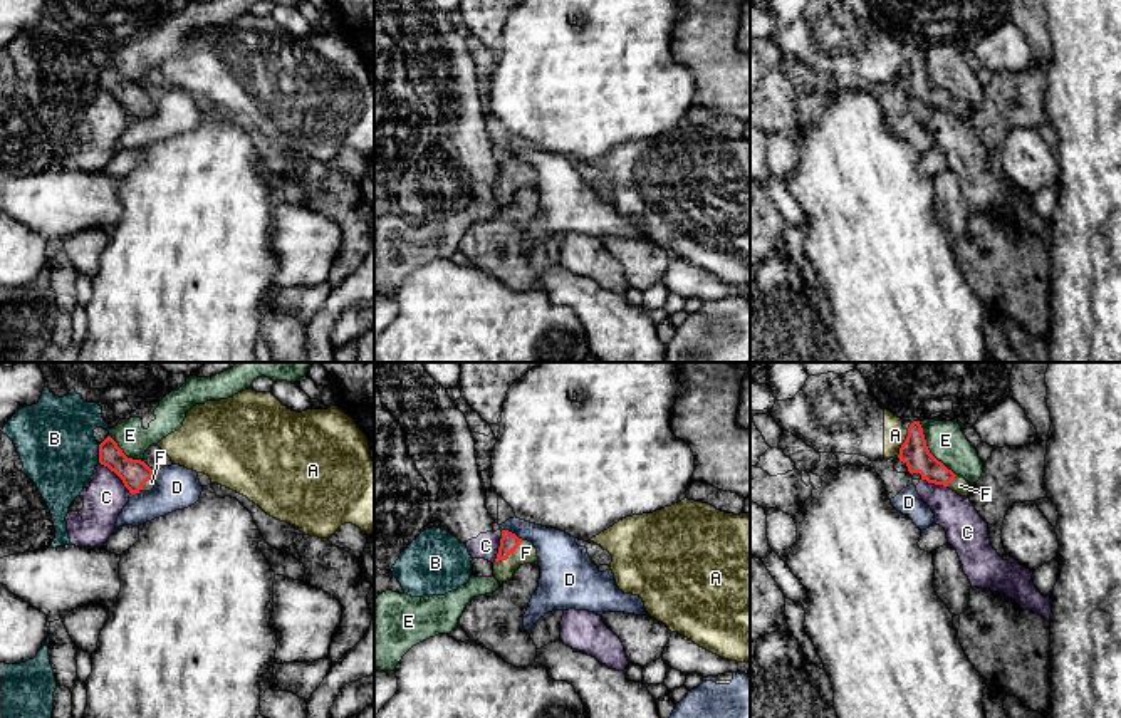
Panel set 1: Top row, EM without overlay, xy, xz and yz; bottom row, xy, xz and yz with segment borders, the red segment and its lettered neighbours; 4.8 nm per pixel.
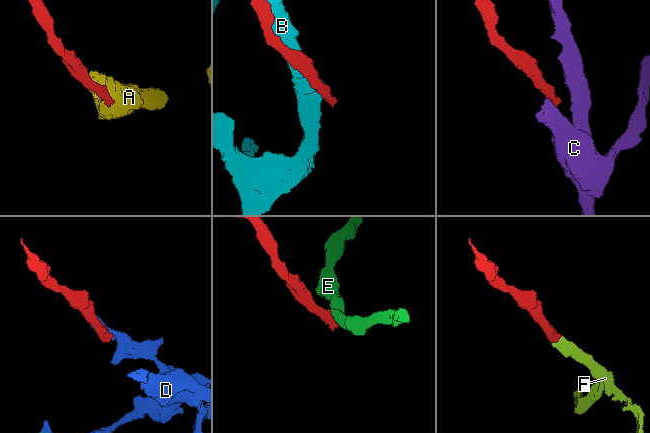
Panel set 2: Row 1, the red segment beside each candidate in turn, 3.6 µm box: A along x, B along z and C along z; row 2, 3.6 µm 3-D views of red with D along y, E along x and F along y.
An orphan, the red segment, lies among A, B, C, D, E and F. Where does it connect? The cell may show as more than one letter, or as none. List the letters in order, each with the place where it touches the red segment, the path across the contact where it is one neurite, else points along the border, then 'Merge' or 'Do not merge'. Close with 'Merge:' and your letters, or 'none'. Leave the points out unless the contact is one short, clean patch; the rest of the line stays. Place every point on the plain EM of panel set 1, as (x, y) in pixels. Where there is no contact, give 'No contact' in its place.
A: Touches red at yz (903, 67). Boundary: yz (908, 54), (896, 79). Do not merge
B: Touches red at xy (99, 78). Do not merge
C: Touches red at xy (118, 99). Boundary: xy (99, 86), (131, 118). Do not merge
D: Touches red at xz (512, 158). Boundary: xz (502, 153), (522, 163). Do not merge
E: Touches red at yz (928, 74). Boundary: yz (918, 46), (927, 72), (955, 98). Do not merge
F: Touches red at xz (509, 178). Path across: xz (509, 166), (509, 178), (526, 176). Merge
Merge: F

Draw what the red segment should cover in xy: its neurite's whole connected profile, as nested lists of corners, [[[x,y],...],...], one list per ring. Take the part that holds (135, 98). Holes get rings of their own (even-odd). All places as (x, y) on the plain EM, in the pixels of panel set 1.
[[[111,60],[99,69],[99,87],[114,96],[131,119],[151,116],[156,109],[153,94],[141,84],[128,82]]]

